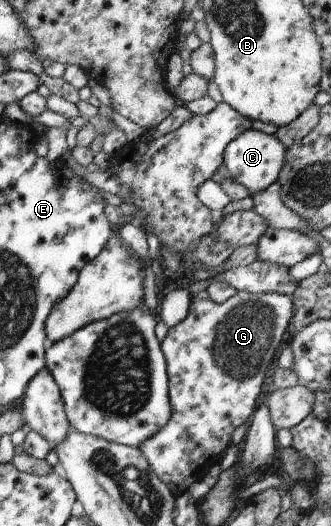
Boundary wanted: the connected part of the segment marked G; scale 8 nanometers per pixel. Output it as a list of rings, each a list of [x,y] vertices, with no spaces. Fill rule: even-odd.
[[[199,291],[190,295],[191,309],[189,315],[173,327],[163,341],[163,351],[167,351],[166,367],[171,371],[171,421],[163,429],[159,429],[147,443],[138,447],[150,461],[152,473],[166,483],[174,497],[187,492],[189,485],[203,479],[209,473],[209,465],[213,465],[219,453],[229,445],[231,433],[251,417],[261,395],[261,385],[265,381],[265,373],[273,361],[280,355],[275,351],[281,343],[281,337],[293,317],[293,303],[289,297],[281,297],[281,293],[251,294],[238,291],[223,303],[213,303],[207,291]]]

